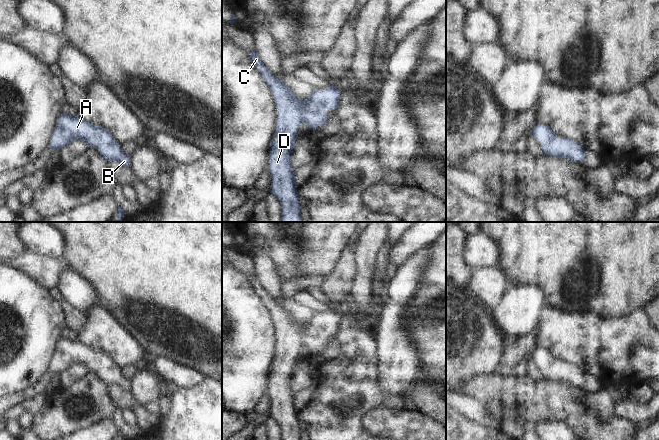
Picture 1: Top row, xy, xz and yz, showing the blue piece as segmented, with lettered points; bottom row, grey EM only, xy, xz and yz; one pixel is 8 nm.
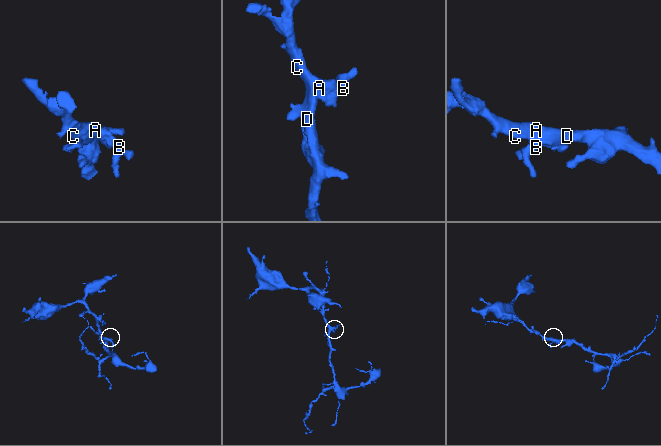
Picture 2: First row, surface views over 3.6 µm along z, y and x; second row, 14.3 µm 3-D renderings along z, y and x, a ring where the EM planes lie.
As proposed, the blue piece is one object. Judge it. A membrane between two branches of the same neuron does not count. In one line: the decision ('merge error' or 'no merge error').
no merge error

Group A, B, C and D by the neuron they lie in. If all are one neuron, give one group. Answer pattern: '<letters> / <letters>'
A B C D

